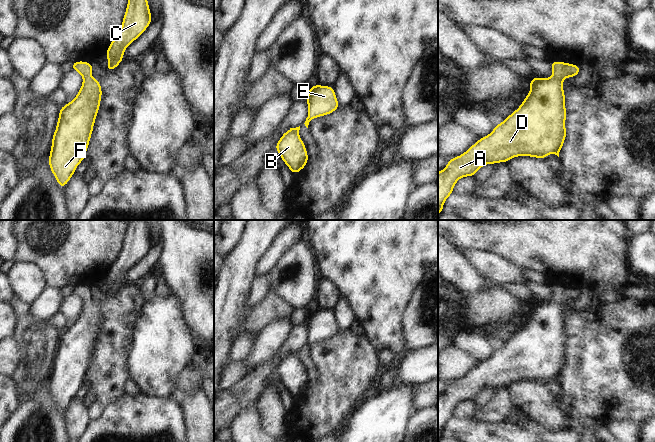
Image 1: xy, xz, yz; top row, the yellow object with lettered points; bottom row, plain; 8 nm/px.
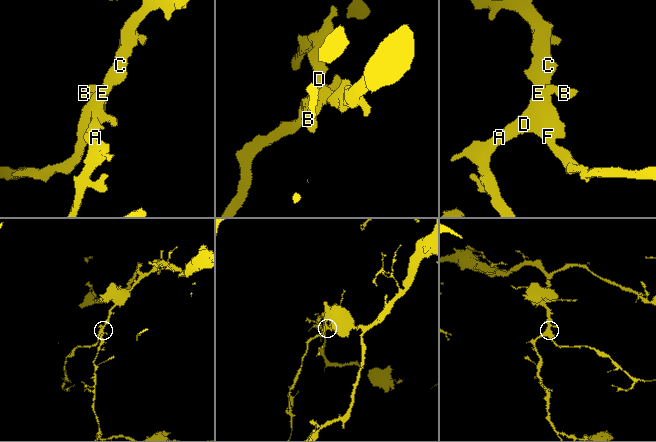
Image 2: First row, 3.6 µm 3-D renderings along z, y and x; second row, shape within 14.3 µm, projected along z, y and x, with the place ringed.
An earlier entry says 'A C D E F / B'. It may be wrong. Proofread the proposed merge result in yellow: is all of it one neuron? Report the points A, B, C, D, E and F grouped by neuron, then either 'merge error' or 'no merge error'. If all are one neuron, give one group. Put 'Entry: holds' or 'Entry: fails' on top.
Entry: fails
A B C D E F; no merge error

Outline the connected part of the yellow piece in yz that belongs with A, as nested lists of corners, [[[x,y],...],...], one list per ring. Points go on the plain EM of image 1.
[[[551,285],[551,292],[552,301],[538,302],[535,300],[529,304],[530,316],[517,334],[502,347],[495,349],[490,358],[478,363],[462,379],[448,383],[446,392],[438,396],[438,439],[443,436],[443,429],[453,417],[457,405],[461,401],[474,401],[477,395],[486,388],[507,387],[511,382],[519,380],[544,384],[546,380],[553,377],[559,381],[567,358],[563,304],[568,301],[576,301],[580,297],[580,289]]]

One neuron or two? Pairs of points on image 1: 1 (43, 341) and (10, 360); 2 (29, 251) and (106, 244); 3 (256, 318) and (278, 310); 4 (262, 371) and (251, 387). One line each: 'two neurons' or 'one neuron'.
1: two neurons
2: one neuron
3: one neuron
4: one neuron

